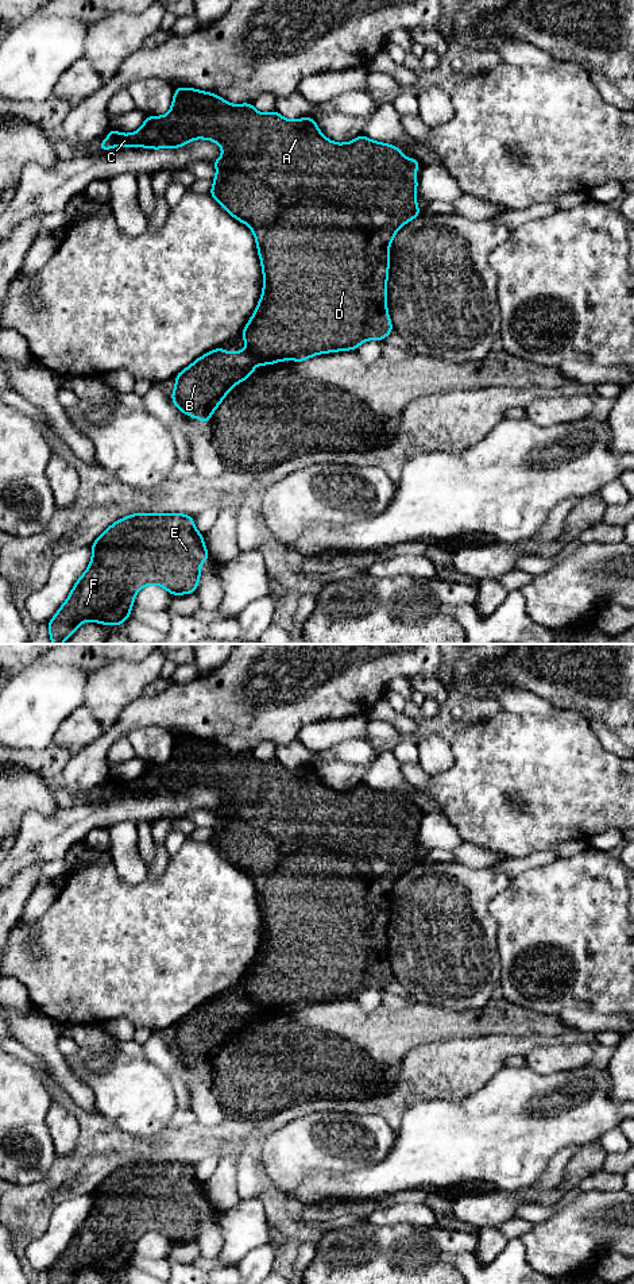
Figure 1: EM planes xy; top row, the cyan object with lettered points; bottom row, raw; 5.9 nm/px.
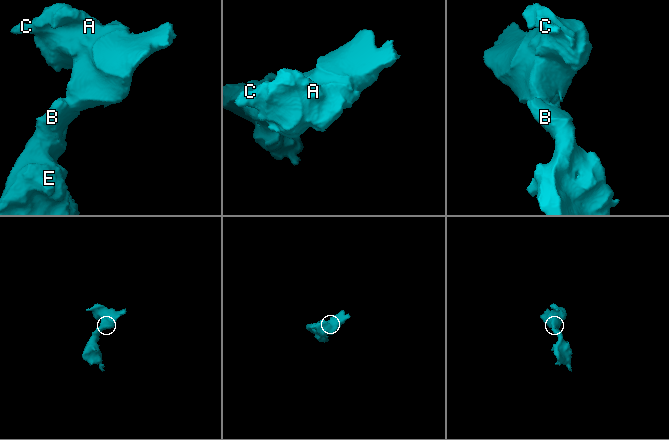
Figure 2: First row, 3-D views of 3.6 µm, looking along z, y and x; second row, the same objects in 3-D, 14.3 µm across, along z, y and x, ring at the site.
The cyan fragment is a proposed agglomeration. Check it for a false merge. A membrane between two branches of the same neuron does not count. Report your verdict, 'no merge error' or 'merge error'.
no merge error

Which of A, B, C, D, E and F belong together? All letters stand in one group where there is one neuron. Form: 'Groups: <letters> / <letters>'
Groups: A B C D E F

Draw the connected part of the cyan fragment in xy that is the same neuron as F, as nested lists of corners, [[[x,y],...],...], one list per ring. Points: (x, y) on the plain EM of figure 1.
[[[135,1161],[115,1169],[92,1192],[92,1208],[74,1231],[69,1245],[47,1270],[50,1284],[71,1284],[76,1277],[94,1269],[120,1273],[129,1266],[138,1239],[158,1233],[173,1243],[196,1241],[200,1212],[210,1204],[194,1168],[183,1161]]]

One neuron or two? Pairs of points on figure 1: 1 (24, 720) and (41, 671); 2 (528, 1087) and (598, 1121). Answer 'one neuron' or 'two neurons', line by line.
1: one neuron
2: one neuron

